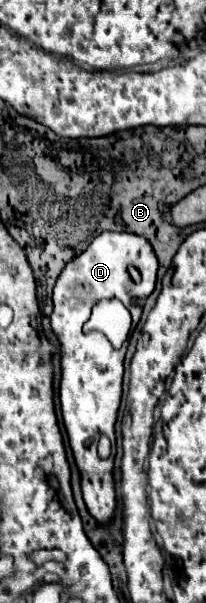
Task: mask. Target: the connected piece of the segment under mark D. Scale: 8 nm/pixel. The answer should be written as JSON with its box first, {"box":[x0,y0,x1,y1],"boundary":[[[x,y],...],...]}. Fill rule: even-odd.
{"box":[52,233,158,525],"boundary":[[[100,233],[90,247],[70,261],[54,287],[54,313],[52,313],[52,329],[62,343],[62,383],[60,383],[60,403],[62,417],[68,431],[70,447],[76,459],[76,467],[82,479],[84,503],[90,515],[108,525],[116,513],[116,491],[114,491],[114,456],[116,454],[115,423],[122,397],[122,373],[124,373],[124,353],[126,345],[120,349],[112,349],[106,336],[99,331],[84,333],[83,325],[90,317],[92,307],[100,299],[116,297],[120,299],[128,311],[132,313],[132,321],[138,323],[142,315],[142,307],[146,297],[154,291],[156,285],[158,261],[150,247],[150,243],[134,233]],[[100,435],[106,435],[111,442],[111,455],[102,461],[96,453]]]}

